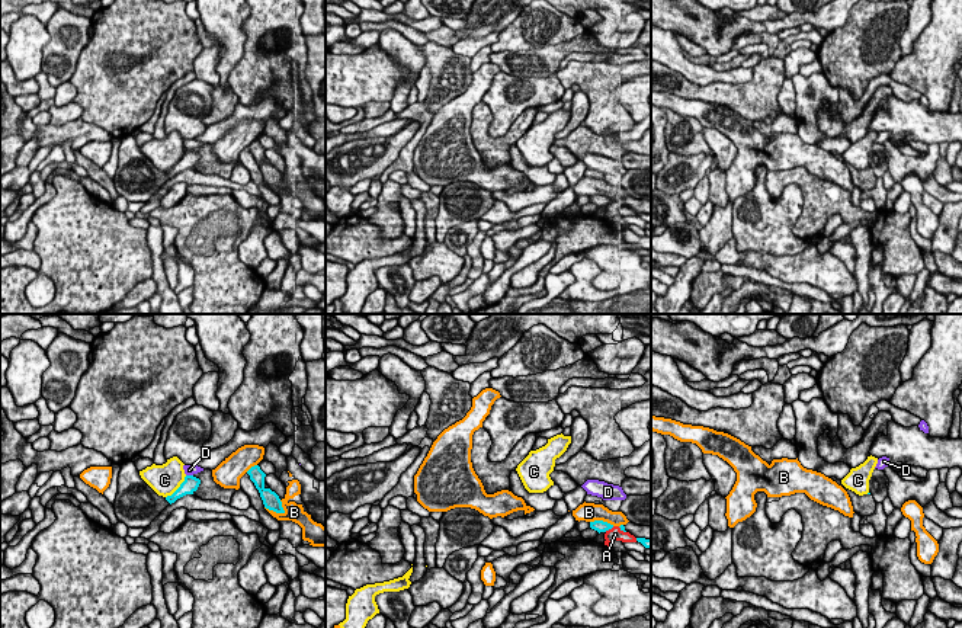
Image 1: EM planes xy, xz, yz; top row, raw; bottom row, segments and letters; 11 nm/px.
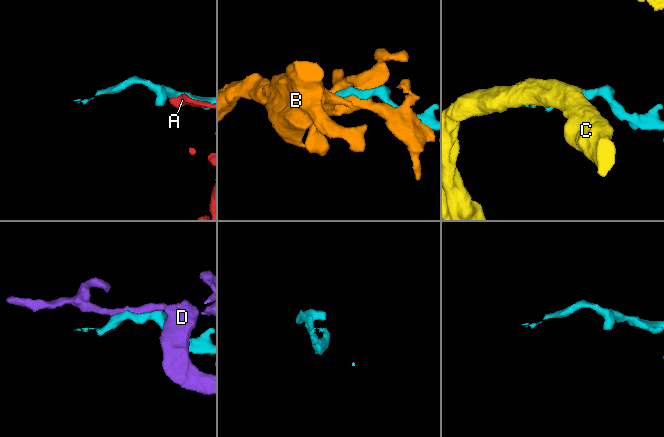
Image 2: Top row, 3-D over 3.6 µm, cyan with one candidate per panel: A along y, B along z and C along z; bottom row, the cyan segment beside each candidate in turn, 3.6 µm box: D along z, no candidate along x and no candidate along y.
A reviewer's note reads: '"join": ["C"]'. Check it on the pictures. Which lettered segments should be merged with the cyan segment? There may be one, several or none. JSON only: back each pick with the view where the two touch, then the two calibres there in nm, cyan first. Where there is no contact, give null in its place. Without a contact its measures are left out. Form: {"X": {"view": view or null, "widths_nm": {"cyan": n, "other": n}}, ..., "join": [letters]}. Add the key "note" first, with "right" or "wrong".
{"note": "wrong", "join": []}

